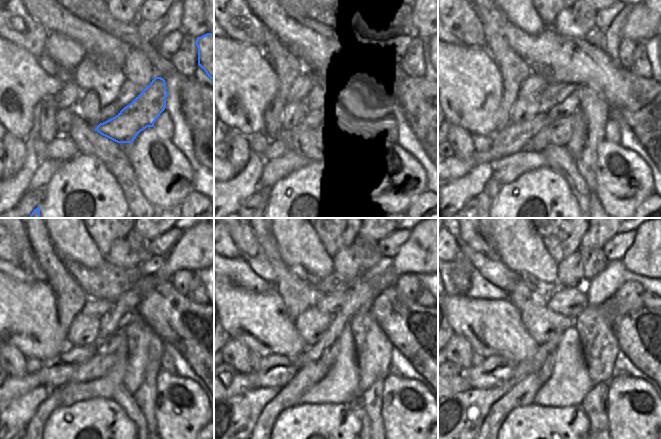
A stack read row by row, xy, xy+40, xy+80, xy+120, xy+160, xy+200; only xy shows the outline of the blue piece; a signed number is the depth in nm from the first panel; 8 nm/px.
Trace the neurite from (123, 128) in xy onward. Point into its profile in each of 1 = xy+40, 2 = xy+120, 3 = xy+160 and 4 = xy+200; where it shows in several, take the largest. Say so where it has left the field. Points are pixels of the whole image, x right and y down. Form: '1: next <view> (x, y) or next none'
1: next xy+40 (352, 126)
2: next xy+120 (98, 365)
3: next xy+160 (290, 395)
4: next xy+200 (521, 394)

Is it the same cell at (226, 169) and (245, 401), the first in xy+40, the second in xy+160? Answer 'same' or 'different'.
different

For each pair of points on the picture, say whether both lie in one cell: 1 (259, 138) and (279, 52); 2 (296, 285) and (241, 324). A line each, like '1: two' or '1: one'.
1: two
2: two

